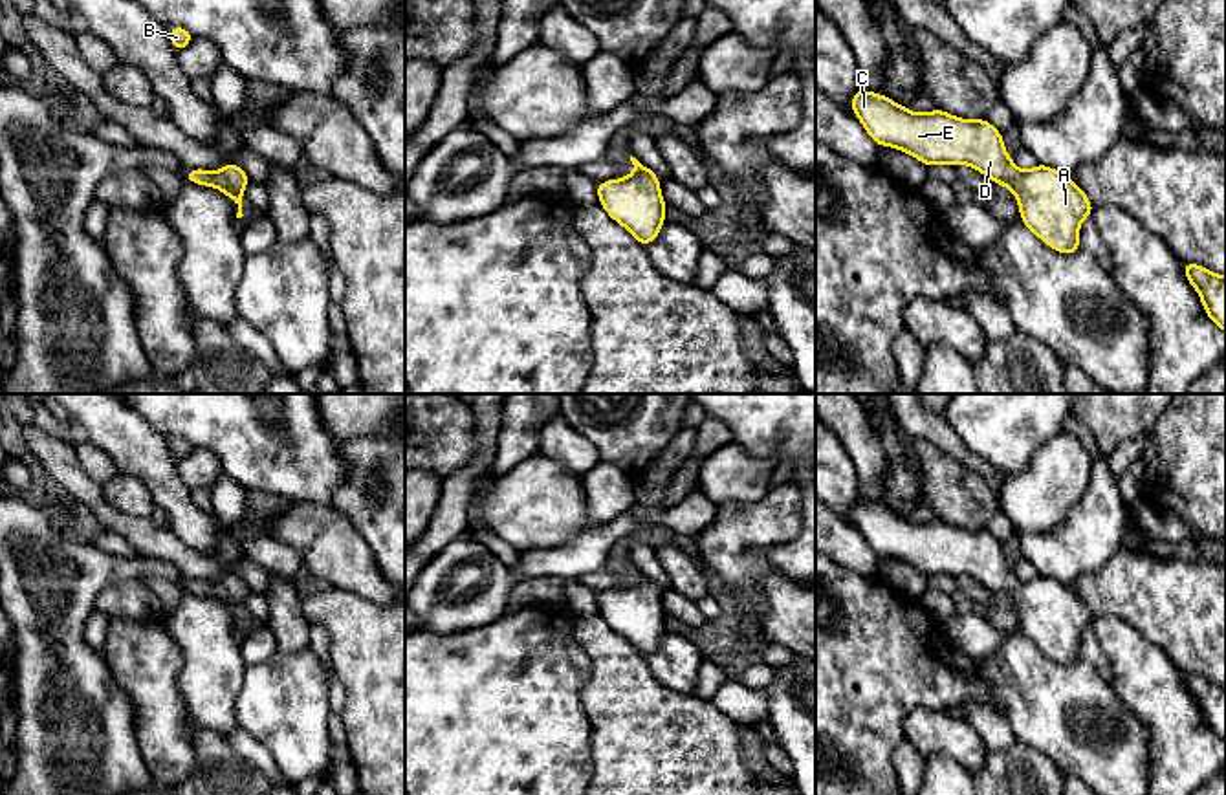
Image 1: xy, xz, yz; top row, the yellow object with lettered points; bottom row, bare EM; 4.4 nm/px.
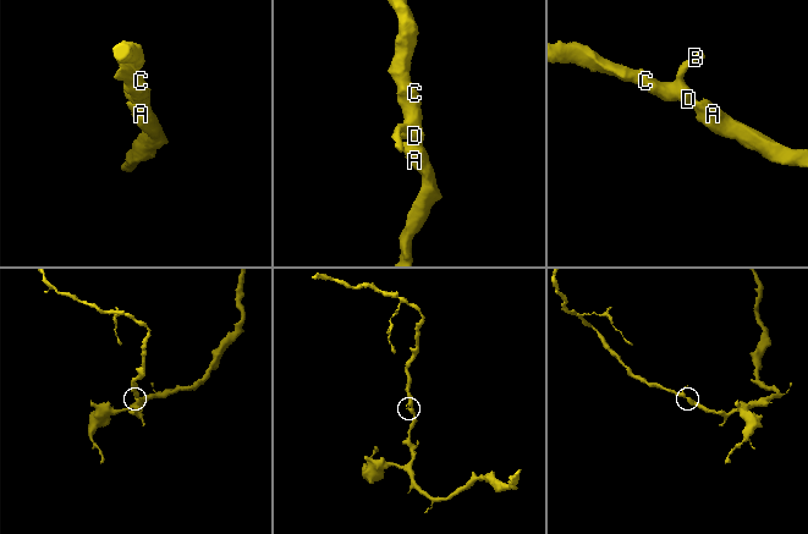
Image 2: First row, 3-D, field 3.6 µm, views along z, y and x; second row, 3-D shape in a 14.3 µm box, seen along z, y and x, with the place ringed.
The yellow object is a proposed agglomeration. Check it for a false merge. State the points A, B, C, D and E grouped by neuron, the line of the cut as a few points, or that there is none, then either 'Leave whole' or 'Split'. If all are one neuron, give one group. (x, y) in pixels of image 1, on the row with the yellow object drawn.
Groups: A B C D E. No split. Leave whole

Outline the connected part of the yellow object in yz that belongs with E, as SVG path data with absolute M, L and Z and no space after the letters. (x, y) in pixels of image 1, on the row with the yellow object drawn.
M861 88L850 106L880 147L898 148L927 167L973 167L1013 192L1021 222L1048 247L1065 255L1079 251L1081 222L1094 211L1089 196L1052 167L1037 163L1019 170L1006 154L1002 134L988 119L960 119L940 108L916 114Z

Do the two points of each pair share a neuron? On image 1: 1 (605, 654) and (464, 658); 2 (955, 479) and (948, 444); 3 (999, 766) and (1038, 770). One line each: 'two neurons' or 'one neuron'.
1: two neurons
2: two neurons
3: one neuron

